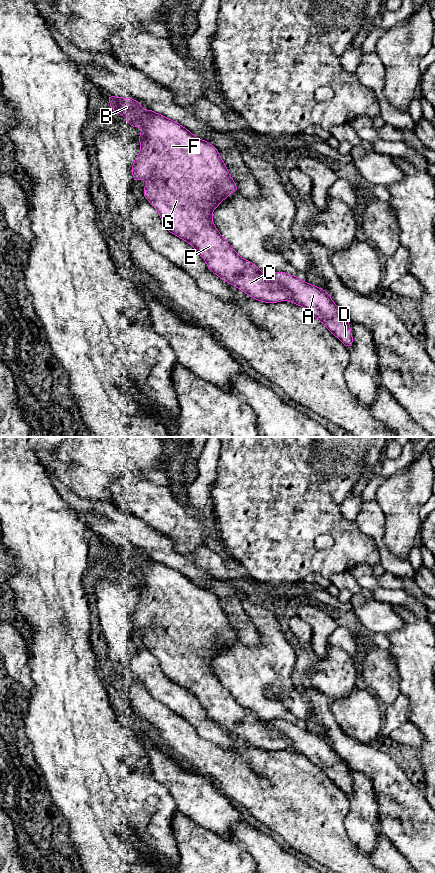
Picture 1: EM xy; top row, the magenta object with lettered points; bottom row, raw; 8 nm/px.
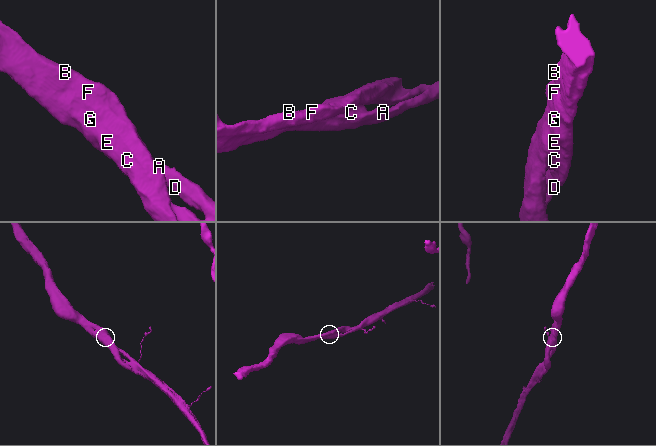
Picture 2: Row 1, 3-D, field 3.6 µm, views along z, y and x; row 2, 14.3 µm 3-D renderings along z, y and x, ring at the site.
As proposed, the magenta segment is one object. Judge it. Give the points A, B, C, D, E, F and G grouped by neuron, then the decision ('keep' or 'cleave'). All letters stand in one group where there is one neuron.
groups A B C D E F G; keep

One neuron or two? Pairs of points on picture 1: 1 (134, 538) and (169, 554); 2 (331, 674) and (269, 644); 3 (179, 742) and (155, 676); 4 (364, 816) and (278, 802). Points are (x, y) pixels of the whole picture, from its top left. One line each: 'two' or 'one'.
1: one
2: two
3: two
4: two

